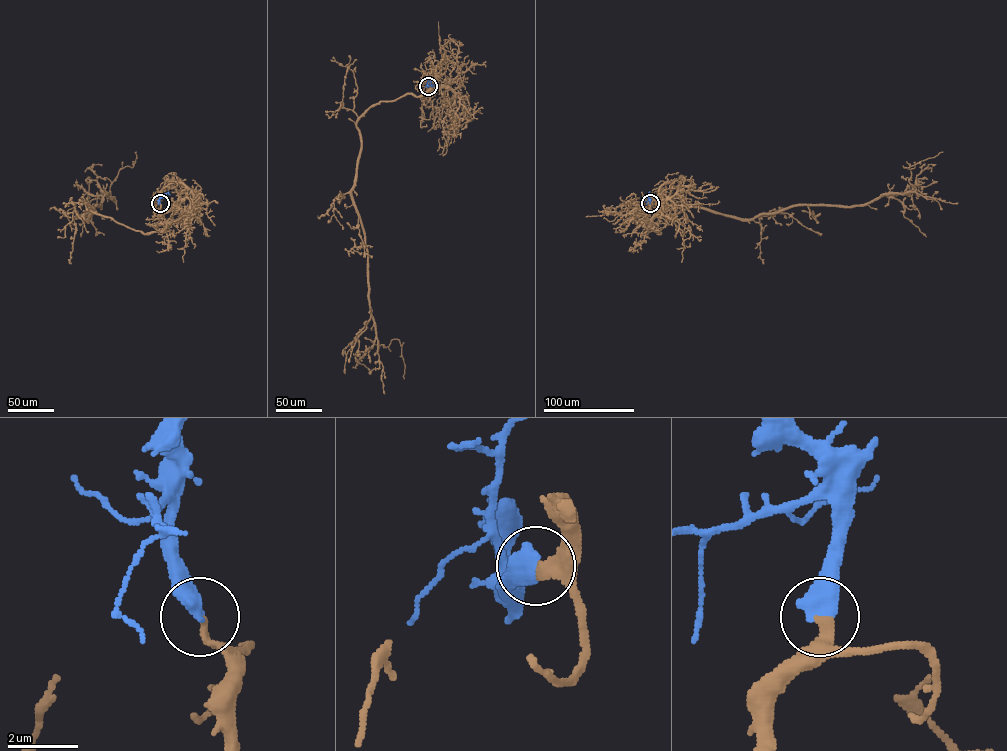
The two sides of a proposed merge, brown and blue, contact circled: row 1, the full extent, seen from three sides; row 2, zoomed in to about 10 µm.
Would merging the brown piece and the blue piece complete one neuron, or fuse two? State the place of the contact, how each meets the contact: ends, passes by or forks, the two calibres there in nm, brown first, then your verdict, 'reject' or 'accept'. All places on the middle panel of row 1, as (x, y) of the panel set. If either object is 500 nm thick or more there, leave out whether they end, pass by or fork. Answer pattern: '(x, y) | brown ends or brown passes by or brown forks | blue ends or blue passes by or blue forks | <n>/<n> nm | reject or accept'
(428, 86) | 260/600 nm | accept

